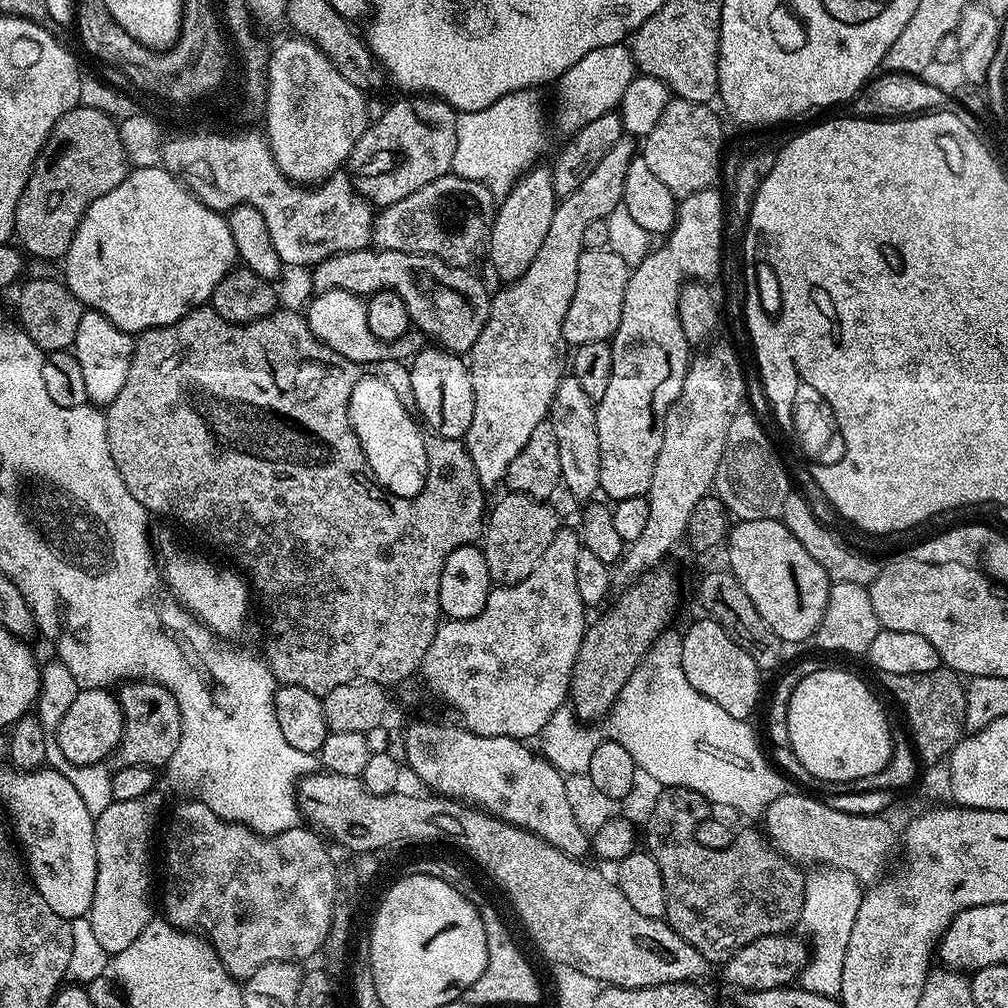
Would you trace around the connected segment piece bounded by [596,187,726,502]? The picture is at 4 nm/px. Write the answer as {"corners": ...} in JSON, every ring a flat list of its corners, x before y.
{"corners":[[715,187,703,188,694,194,683,197,679,201,676,210,676,225,672,227,671,232,663,237,664,245,653,247,649,251,642,263,635,265,631,269,628,277,628,285,626,286,626,294,622,302,622,318,618,322,618,330,611,338,612,345,612,373,610,374,610,386,606,386,606,394,602,394,602,398,596,404,596,425,598,426,598,446,600,447,600,492,608,495,609,501,615,502,622,498,634,498,635,496,647,496,648,487,650,486,650,478,654,478,654,462,658,462,658,450,662,450,662,438,664,437,664,423,668,417,668,409,675,403,680,396,682,390,682,382,688,373,688,365,690,363,690,346,686,342,686,334,682,334,682,322,678,322,678,294,680,293,680,285,685,282,712,282,712,279,721,275,722,254,720,250,724,245,724,224,726,200,719,191,716,193]]}

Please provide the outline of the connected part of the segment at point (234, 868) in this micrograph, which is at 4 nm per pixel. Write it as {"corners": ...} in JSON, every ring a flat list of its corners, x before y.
{"corners":[[198,799,181,800,164,836,163,919,178,929,195,929,202,934,220,959,220,967,240,982,270,962,301,962,319,953,331,928,338,873,331,854,324,849,325,841,308,826,297,826,276,836,260,836,245,824,224,820]]}

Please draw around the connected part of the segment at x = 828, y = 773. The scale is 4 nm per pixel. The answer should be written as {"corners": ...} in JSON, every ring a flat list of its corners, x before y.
{"corners":[[817,667,790,694,788,707,788,748,796,755,796,760,812,776,829,780,833,786,851,784,858,778,878,774,882,766,892,756,892,728,888,716,876,696,855,676,844,668]]}

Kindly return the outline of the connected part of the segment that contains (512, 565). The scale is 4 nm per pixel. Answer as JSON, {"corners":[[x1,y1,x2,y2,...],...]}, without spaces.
{"corners":[[508,492,493,508,491,505,482,529,482,547,493,585,511,586,522,582,538,566,538,558,546,554,546,546,554,542,554,534,562,527,559,514,550,505,521,492]]}

